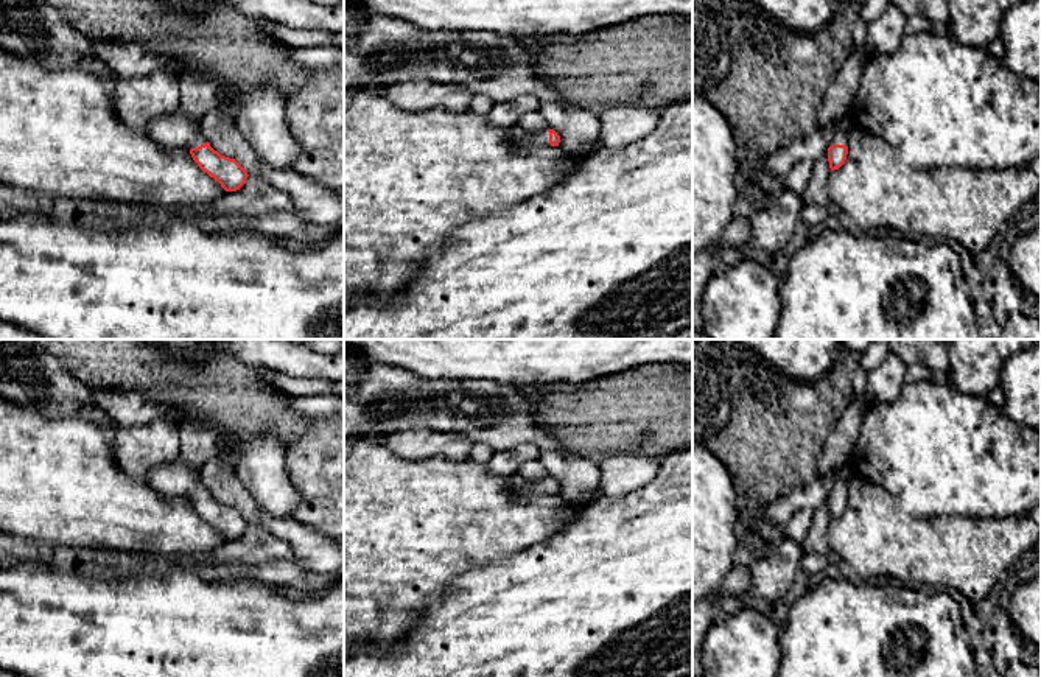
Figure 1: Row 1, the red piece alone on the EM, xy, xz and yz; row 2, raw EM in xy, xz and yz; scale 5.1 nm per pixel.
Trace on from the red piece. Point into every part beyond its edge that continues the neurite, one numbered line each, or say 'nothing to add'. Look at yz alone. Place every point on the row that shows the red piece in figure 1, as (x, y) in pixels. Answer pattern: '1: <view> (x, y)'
1: yz (844, 131)

